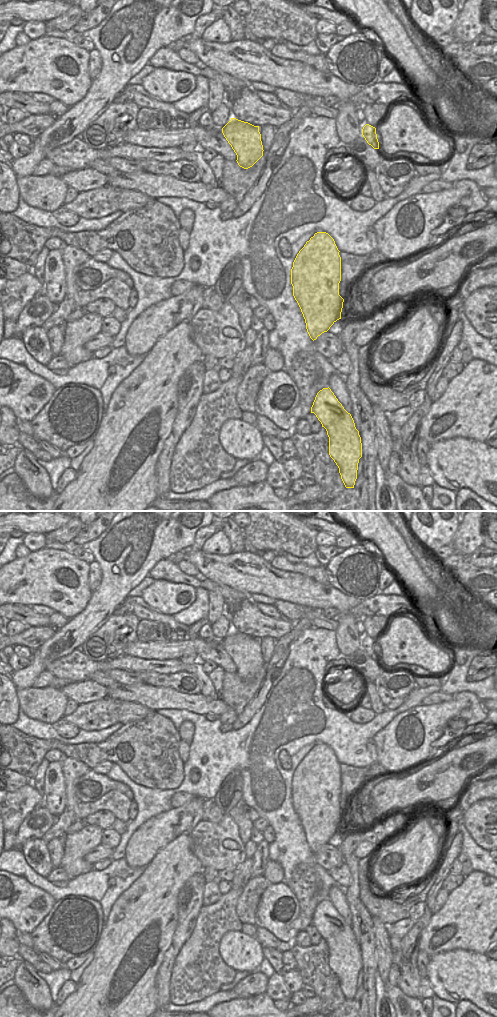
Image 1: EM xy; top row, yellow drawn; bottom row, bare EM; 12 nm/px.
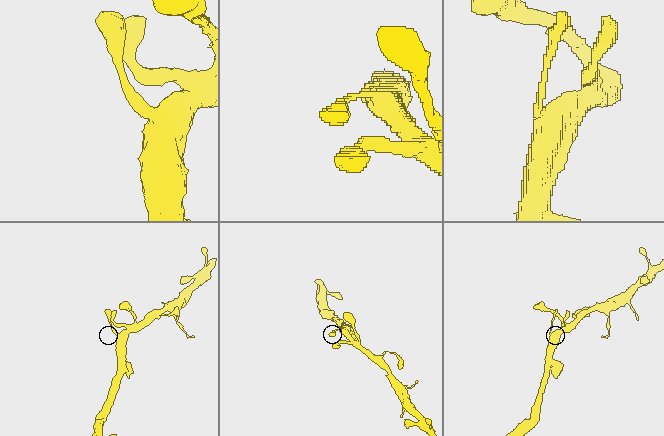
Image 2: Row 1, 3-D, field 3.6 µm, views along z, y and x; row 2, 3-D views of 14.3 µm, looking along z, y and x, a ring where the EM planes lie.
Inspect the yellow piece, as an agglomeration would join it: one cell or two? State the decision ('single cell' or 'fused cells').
single cell

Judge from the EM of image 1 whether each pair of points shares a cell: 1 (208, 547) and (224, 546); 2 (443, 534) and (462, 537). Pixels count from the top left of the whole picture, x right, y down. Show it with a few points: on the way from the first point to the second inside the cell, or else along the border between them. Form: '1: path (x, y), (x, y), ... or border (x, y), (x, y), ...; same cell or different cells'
1: path (212, 546), (220, 546); same cell
2: border (460, 523), (450, 544); different cells

